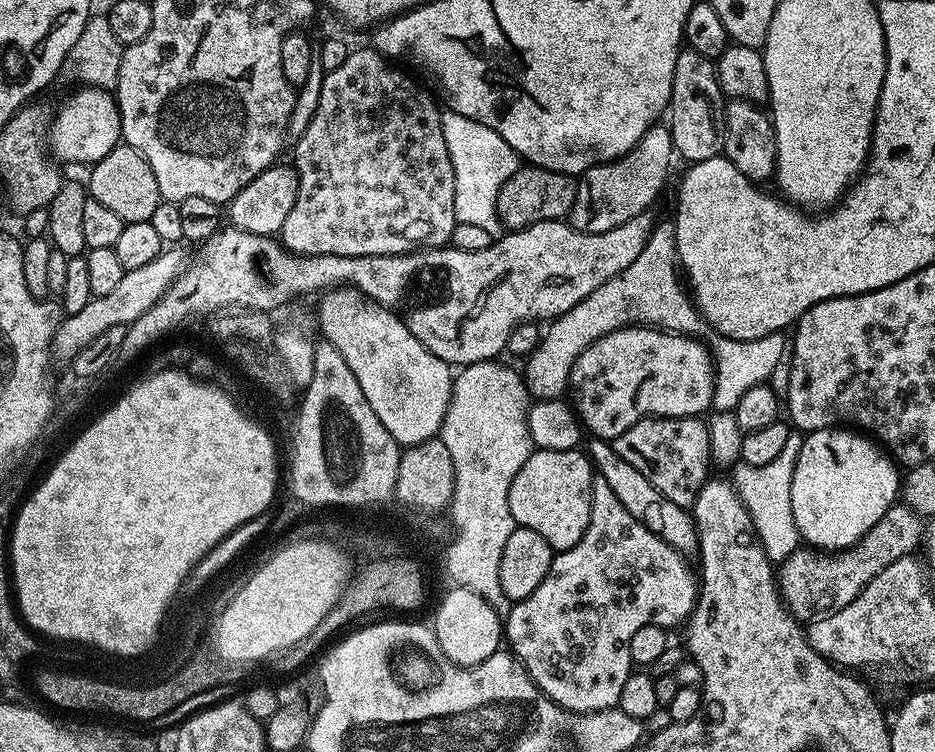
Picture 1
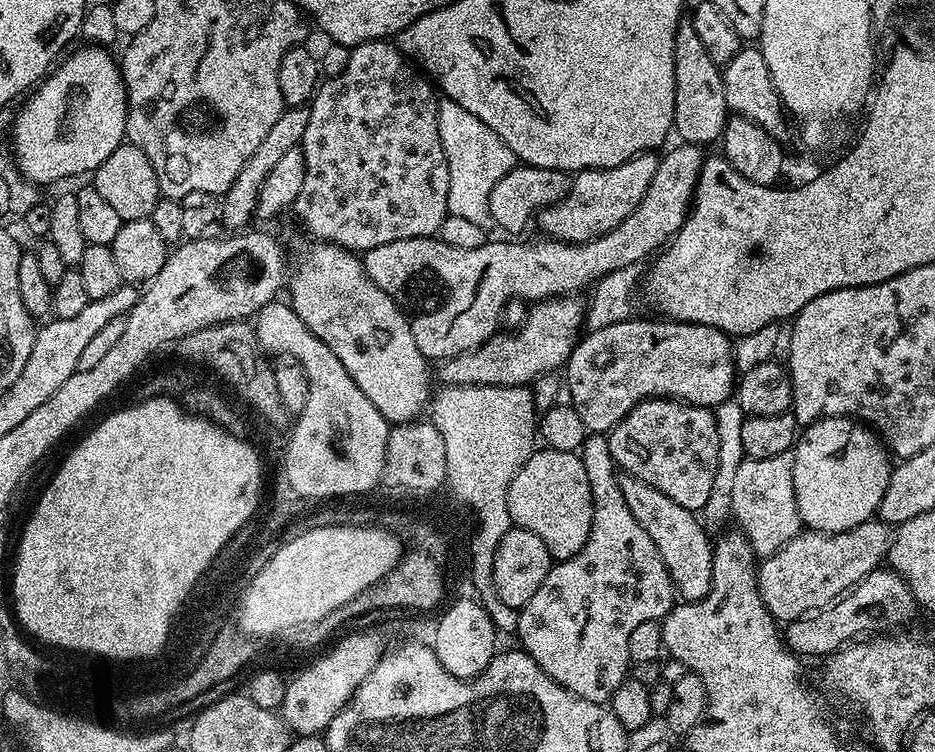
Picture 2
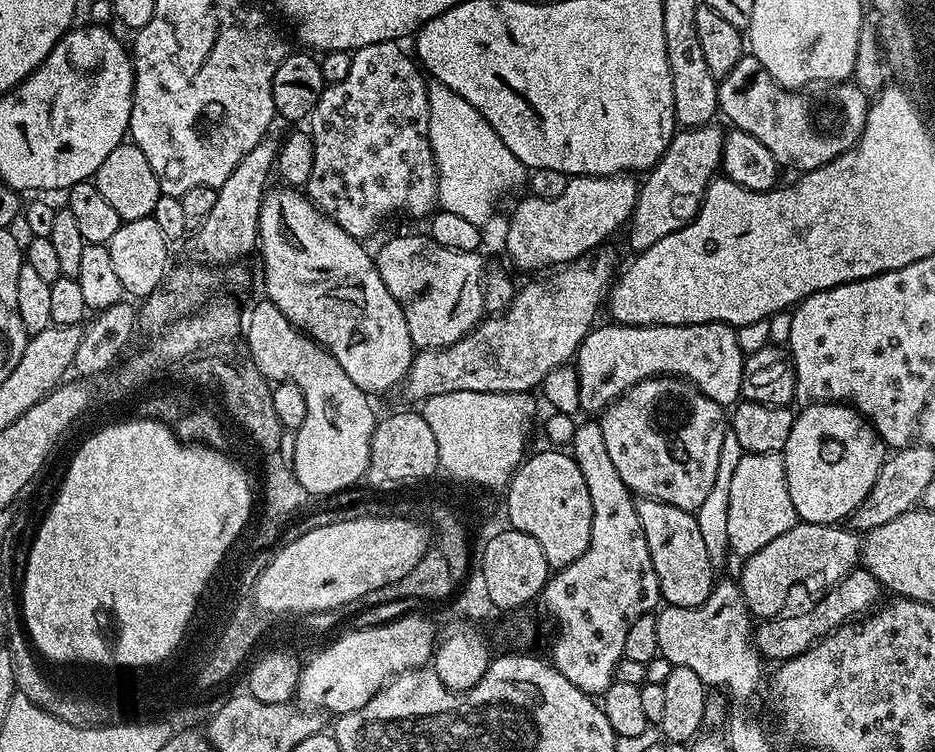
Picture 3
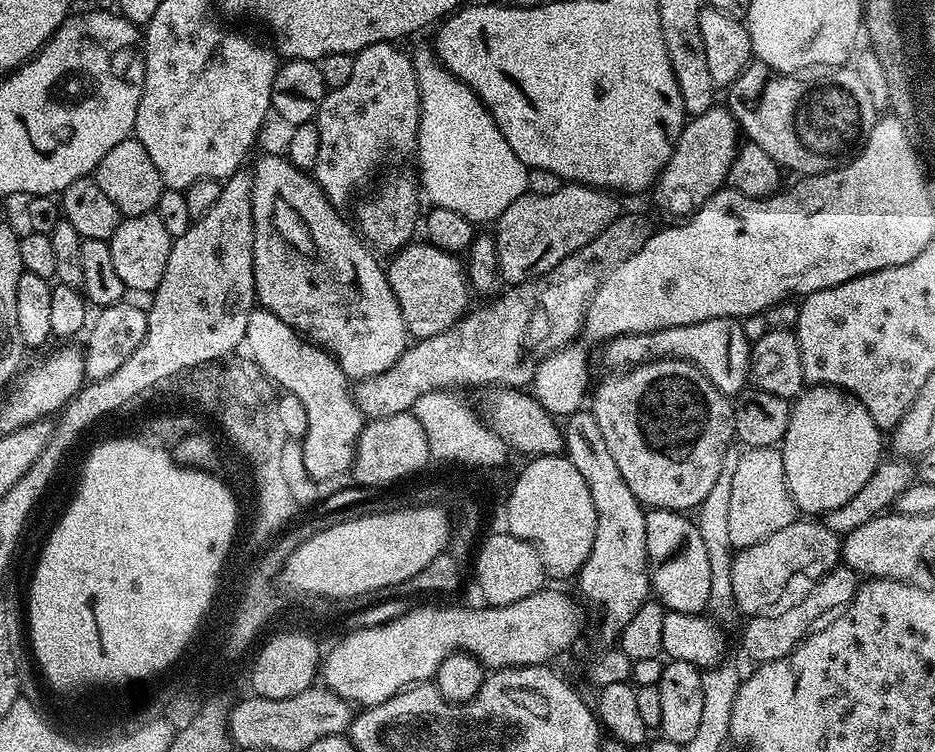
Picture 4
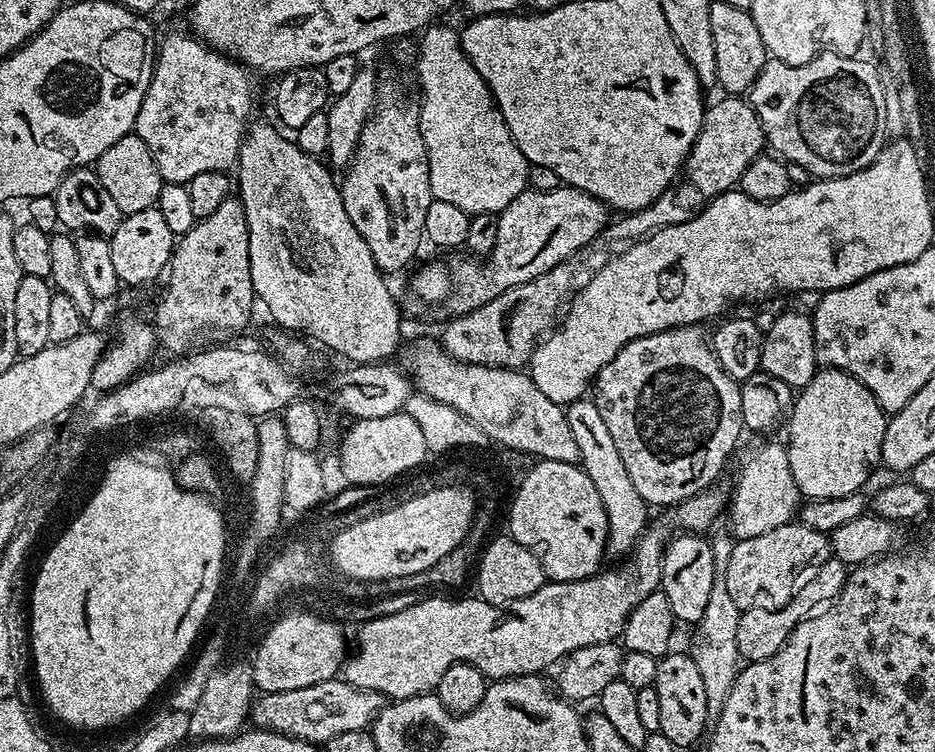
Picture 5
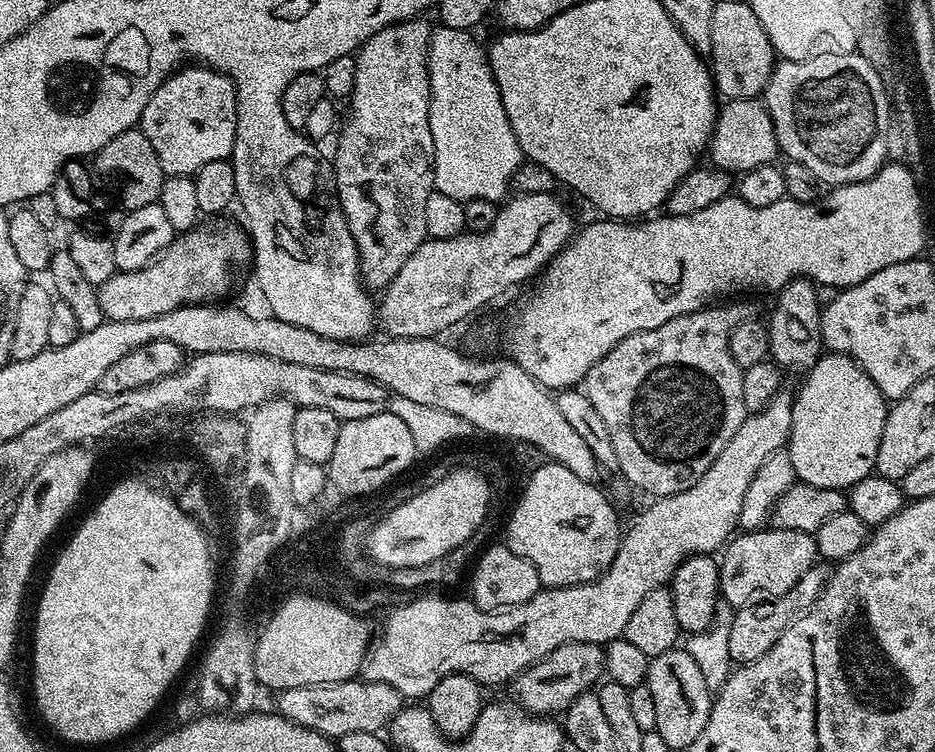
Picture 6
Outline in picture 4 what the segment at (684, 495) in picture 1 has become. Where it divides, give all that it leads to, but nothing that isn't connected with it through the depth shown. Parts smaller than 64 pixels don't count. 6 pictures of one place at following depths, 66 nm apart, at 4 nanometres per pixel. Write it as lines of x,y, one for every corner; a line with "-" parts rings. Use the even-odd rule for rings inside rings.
648,360
644,364
637,364
635,368
612,374
609,380
594,388
590,396
590,410
602,430
602,438
606,438
606,446
618,465
622,478
626,478
626,486
634,490
634,498
638,498
645,509
665,508
671,512
687,513
688,508
699,509
701,502
710,494
714,482
718,482
718,474
722,474
722,458
726,458
726,450
733,447
736,435
736,405
733,397
727,396
718,386
714,386
711,376
705,369
693,364
691,360

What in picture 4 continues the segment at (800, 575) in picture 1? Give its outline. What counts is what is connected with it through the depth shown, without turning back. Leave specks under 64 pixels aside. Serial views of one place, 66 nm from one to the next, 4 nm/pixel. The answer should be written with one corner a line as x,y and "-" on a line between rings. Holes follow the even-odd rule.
797,518
790,526
778,530
778,534
770,534
770,538
754,542
754,546
739,549
733,555
730,570
733,604
741,613
745,612
748,618
771,613
779,605
776,603
783,598
788,583
795,576
802,575
815,564
820,564
819,571
826,573
841,563
841,543
841,537
829,530
823,522
812,518

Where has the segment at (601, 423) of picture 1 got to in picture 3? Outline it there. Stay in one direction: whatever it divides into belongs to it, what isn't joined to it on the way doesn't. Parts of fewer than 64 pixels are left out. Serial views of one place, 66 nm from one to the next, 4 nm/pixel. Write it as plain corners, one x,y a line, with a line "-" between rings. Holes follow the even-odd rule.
607,323
593,327
588,337
581,342
580,349
576,351
574,357
581,413
603,413
604,409
609,408
626,390
630,390
638,382
650,379
651,376
679,376
681,380
689,380
699,392
706,394
706,398
718,402
721,406
735,405
741,399
740,391
746,353
740,348
740,337
737,329
731,324
634,326
633,324

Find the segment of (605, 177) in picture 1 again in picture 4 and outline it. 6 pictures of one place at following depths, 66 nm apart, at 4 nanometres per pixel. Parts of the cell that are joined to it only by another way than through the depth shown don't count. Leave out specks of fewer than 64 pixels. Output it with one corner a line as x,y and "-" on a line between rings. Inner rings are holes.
575,182
565,183
554,194
519,196
494,224
499,275
514,285
546,274
562,258
582,250
590,238
598,238
621,215
622,207
615,199
619,200
611,191

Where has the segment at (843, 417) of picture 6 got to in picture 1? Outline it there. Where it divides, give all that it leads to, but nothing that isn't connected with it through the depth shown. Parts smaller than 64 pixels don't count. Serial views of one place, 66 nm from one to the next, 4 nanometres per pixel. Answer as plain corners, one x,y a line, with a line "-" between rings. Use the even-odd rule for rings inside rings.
837,426
807,433
794,466
794,482
790,482
790,506
794,506
801,541
817,550
839,550
856,544
897,503
902,492
899,470
897,461
875,439
859,431

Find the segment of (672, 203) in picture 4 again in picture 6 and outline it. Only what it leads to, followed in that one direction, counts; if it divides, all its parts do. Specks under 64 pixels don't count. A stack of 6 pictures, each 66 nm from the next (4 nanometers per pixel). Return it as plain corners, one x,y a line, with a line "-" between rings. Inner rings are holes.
759,99
727,101
717,111
716,125
706,152
709,157
712,155
711,163
715,167
733,174
743,174
763,164
773,163
781,151
768,109

